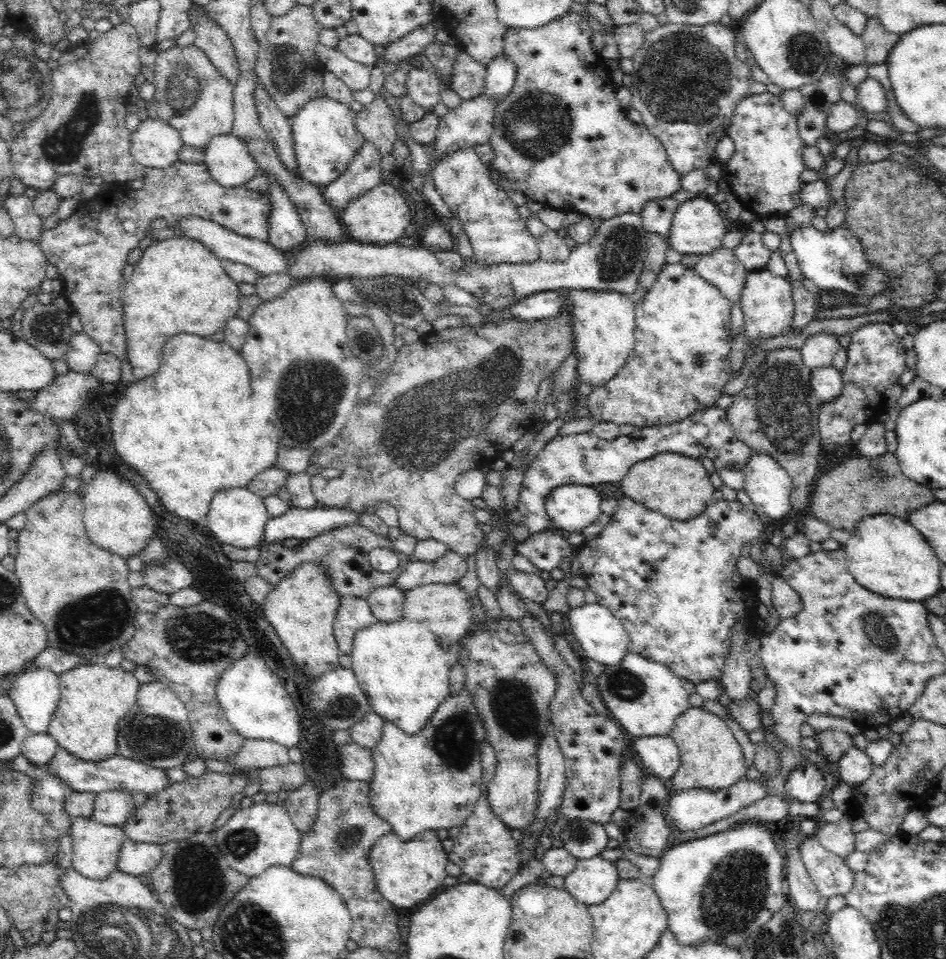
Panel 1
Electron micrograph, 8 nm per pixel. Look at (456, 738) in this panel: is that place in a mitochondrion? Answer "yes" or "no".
yes

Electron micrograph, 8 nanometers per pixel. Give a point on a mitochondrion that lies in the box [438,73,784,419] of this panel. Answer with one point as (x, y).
(538, 126)

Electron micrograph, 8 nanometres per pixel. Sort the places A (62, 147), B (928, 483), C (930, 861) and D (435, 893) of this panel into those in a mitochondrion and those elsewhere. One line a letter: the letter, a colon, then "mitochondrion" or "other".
A: mitochondrion
B: other
C: other
D: other

